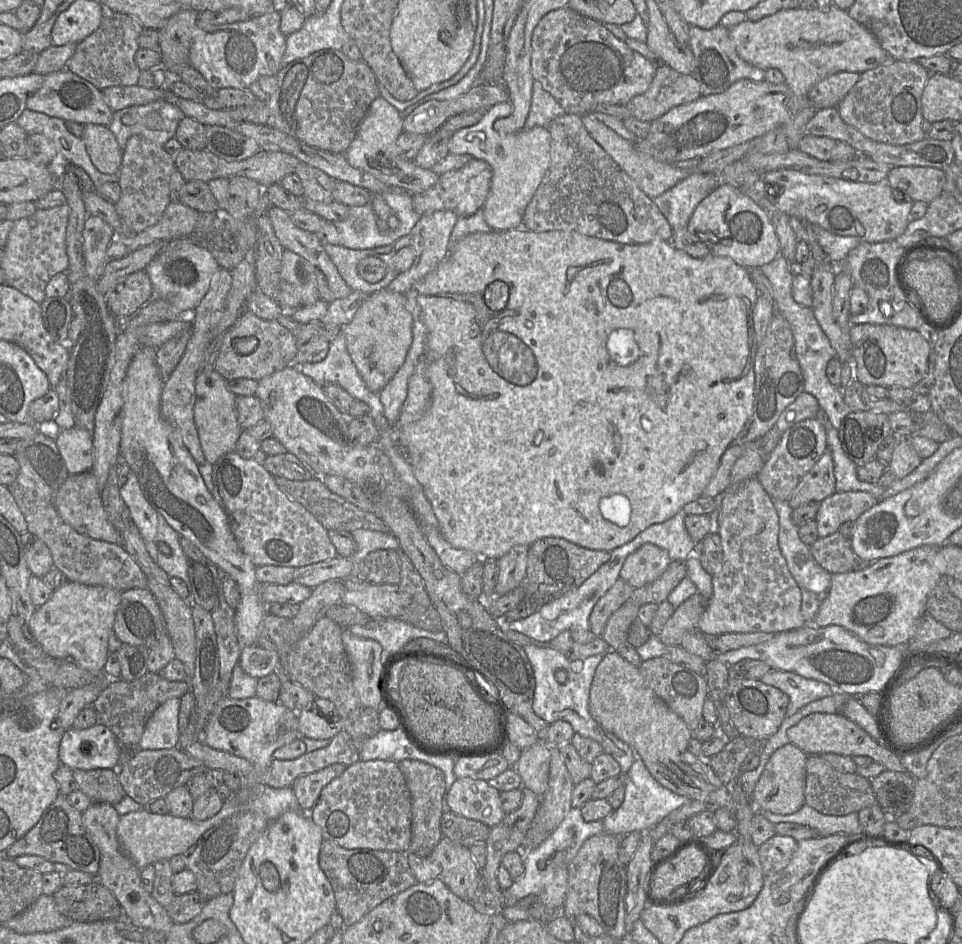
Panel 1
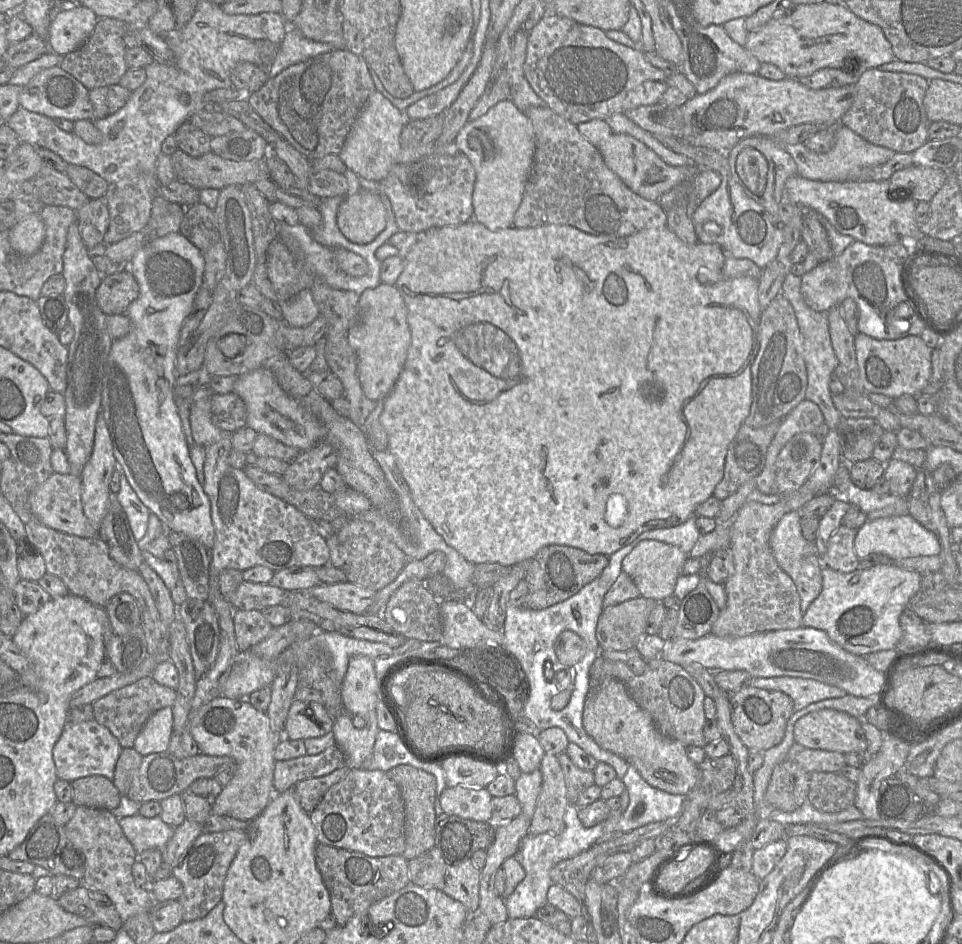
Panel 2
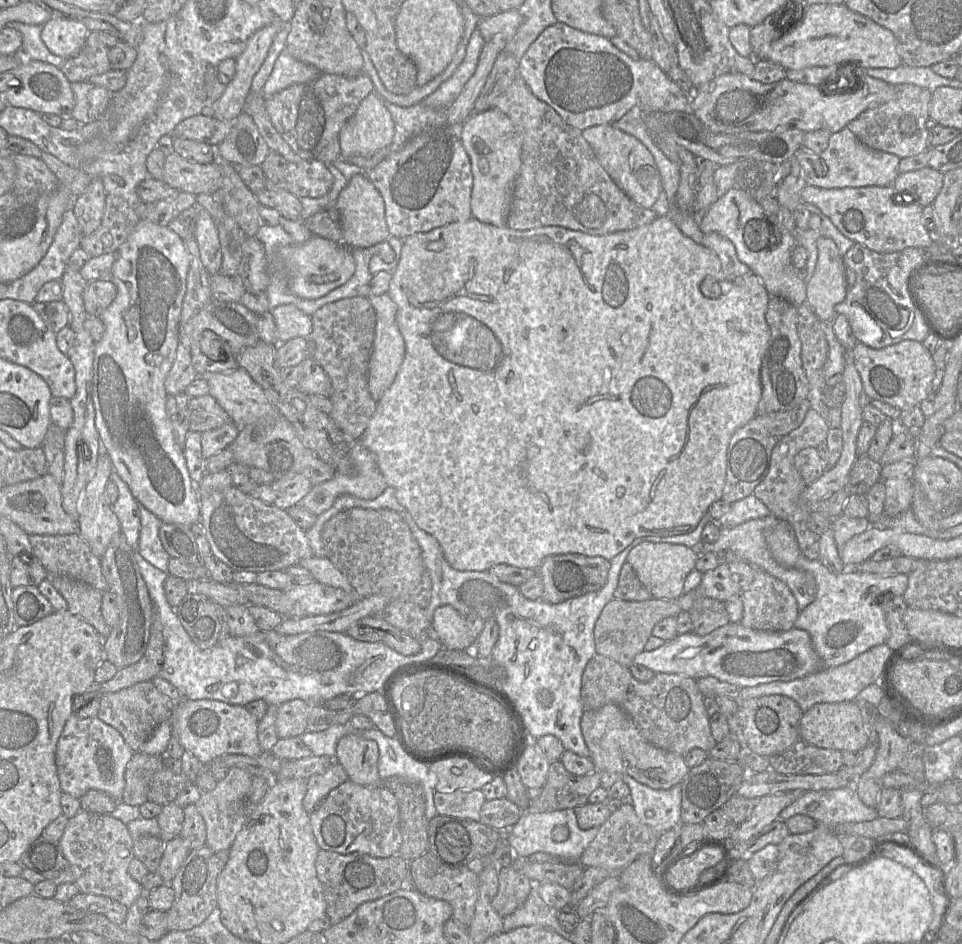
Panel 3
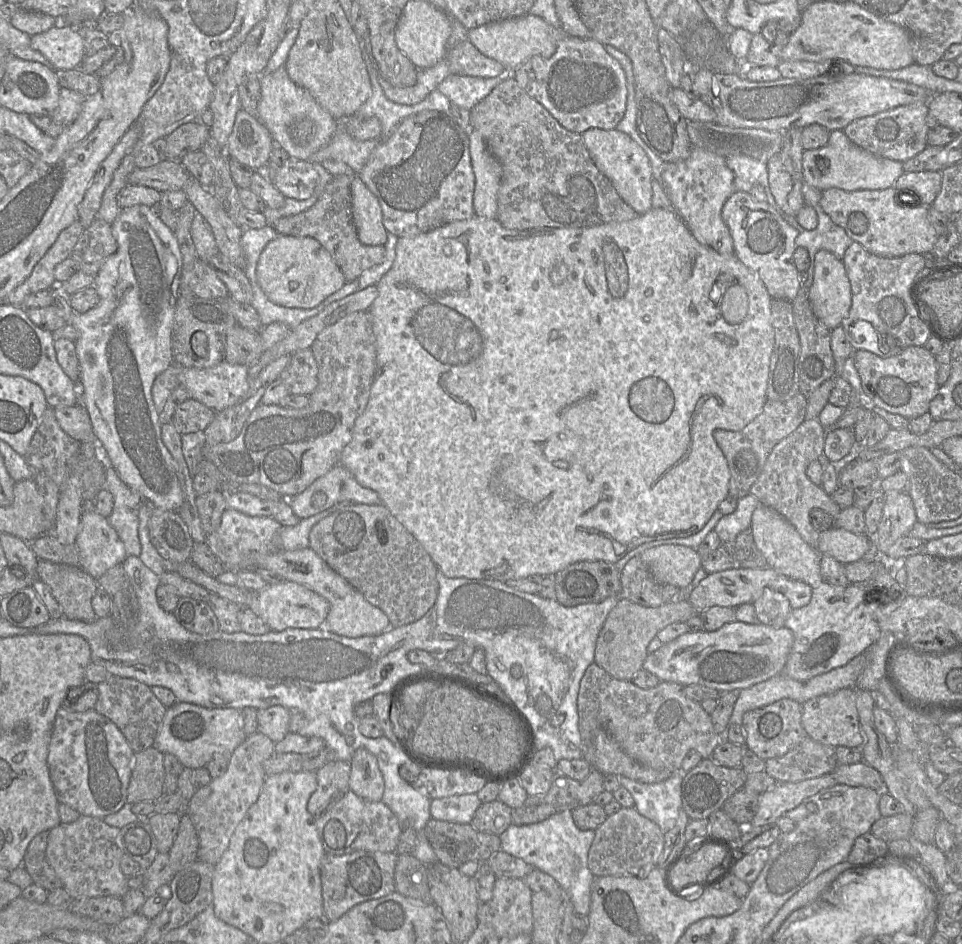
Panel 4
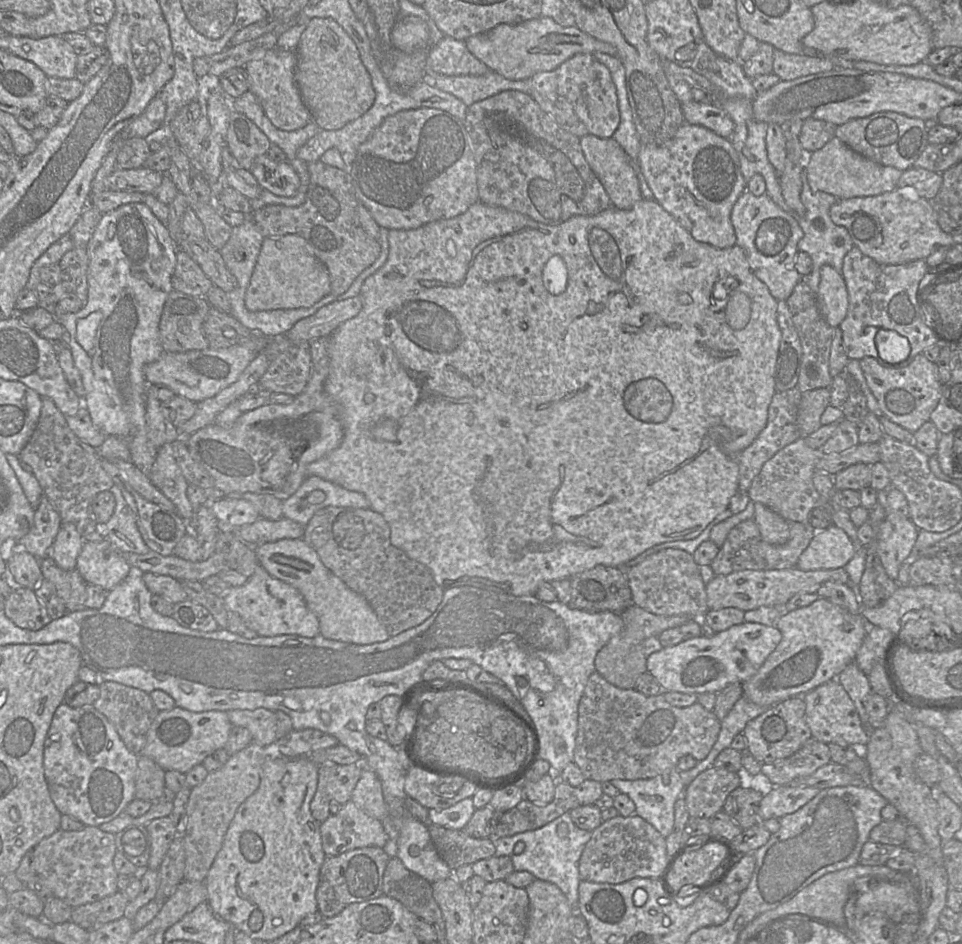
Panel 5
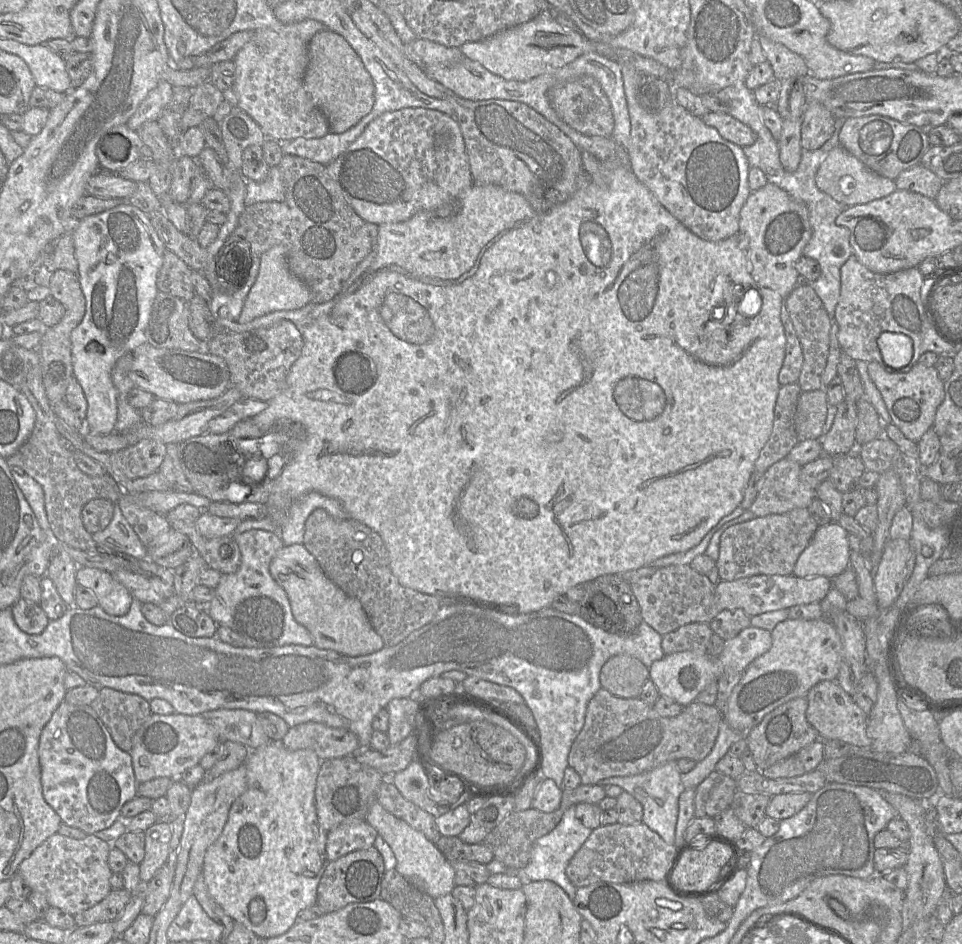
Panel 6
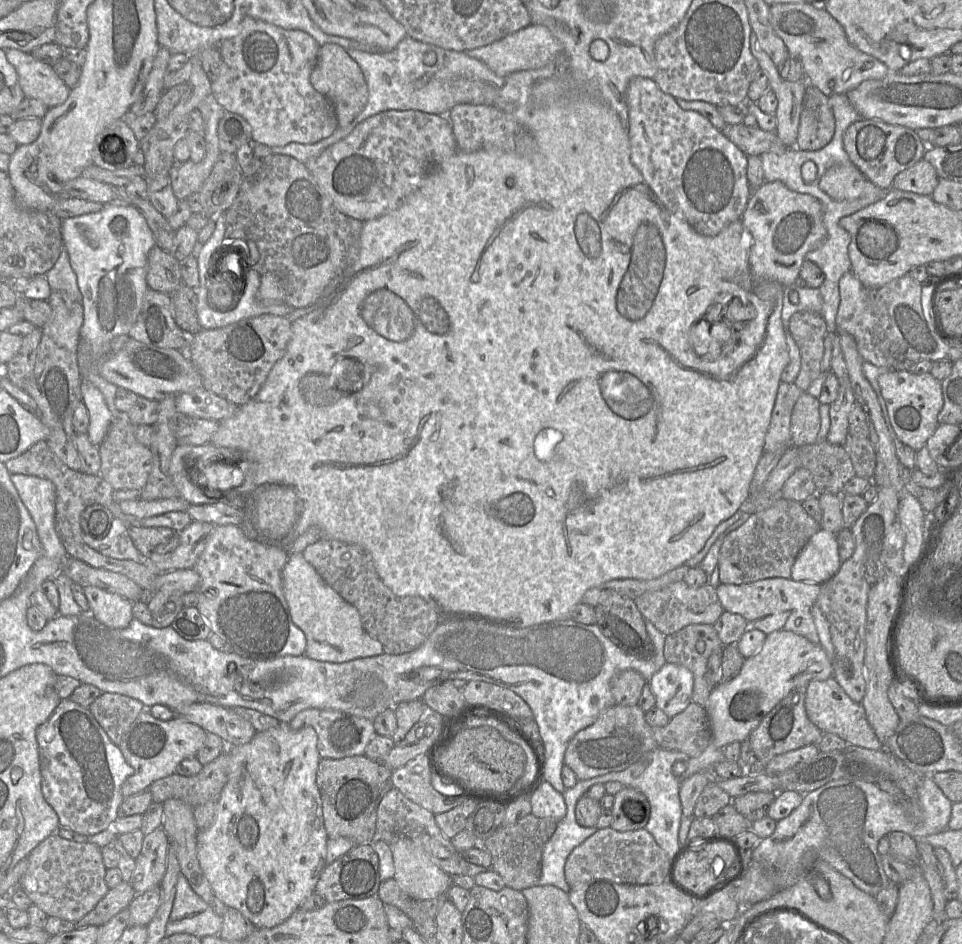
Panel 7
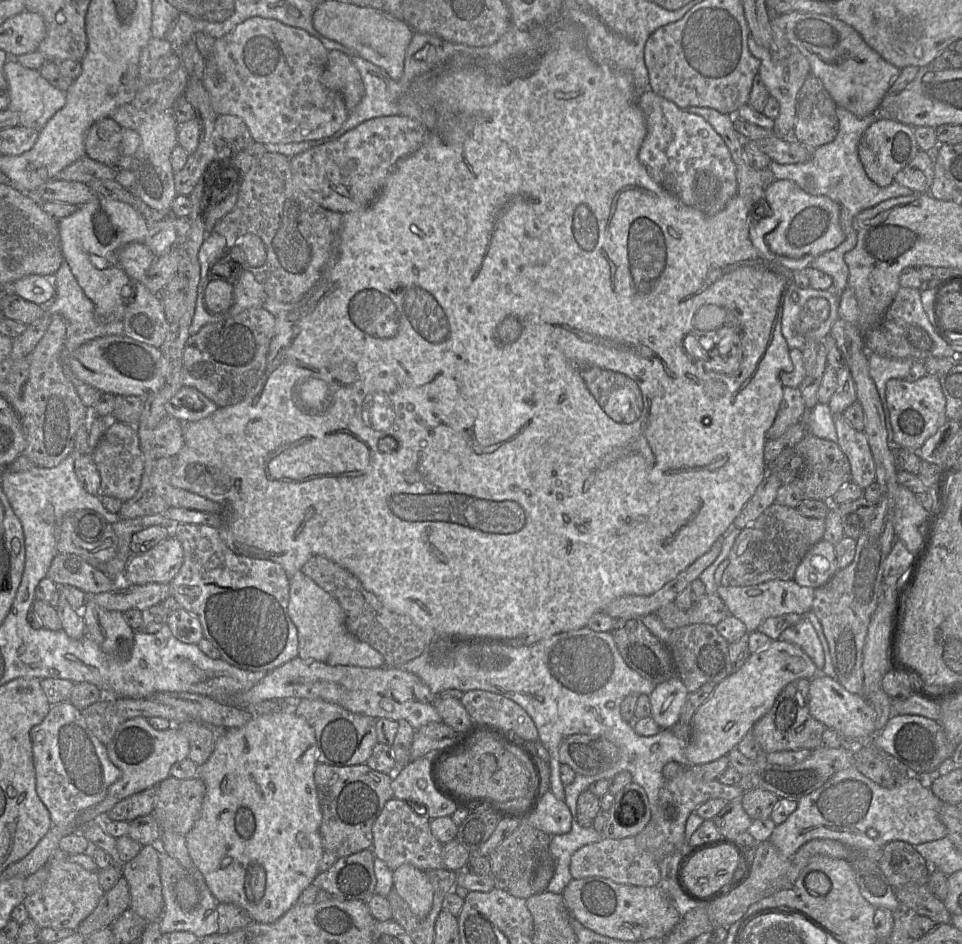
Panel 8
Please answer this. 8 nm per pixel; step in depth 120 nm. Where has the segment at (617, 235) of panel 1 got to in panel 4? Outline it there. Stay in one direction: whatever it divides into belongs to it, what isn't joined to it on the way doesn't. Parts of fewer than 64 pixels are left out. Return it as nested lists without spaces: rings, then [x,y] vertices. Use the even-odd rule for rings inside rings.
[[[512,73],[471,109],[470,128],[481,134],[502,167],[497,220],[503,227],[514,230],[586,228],[629,221],[639,215],[622,200],[609,179],[596,167],[582,135],[565,129],[544,106],[521,88]]]

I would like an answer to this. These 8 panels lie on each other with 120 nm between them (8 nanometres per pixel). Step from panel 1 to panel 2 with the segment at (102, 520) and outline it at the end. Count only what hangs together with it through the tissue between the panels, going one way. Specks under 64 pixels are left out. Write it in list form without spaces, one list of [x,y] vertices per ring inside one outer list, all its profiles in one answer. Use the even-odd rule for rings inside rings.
[[[53,472],[46,481],[30,493],[29,506],[33,515],[49,528],[81,538],[99,536],[99,530],[89,522],[83,510],[80,476]]]

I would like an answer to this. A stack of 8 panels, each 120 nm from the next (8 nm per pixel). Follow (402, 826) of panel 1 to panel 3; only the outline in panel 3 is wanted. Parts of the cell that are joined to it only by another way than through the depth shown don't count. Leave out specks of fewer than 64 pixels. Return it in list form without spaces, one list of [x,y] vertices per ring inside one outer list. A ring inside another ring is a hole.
[[[347,780],[328,794],[319,807],[310,814],[310,821],[322,850],[388,858],[399,855],[402,846],[398,801],[393,792],[382,783],[377,786],[361,786]]]

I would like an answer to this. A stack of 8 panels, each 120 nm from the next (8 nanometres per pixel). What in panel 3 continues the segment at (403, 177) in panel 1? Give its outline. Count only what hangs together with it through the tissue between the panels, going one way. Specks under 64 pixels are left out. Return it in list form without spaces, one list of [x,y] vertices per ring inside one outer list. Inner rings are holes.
[[[375,90],[359,104],[354,115],[345,123],[339,134],[341,158],[349,161],[354,156],[368,156],[388,147],[394,137],[394,121],[385,106],[385,99]]]

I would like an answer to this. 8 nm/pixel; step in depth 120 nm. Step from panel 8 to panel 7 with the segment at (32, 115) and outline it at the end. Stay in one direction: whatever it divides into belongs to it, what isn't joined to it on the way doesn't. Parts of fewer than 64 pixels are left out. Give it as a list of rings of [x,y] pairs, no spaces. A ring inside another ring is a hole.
[[[7,49],[5,53],[17,72],[25,97],[41,100],[49,108],[59,106],[67,100],[70,89],[52,66],[37,60],[32,53],[17,49]]]

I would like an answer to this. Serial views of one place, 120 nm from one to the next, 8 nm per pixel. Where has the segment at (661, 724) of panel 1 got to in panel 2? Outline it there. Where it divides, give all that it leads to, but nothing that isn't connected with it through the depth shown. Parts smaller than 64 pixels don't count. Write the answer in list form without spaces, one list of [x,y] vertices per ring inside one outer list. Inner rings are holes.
[[[608,678],[594,686],[590,683],[584,704],[583,727],[602,749],[635,766],[652,787],[670,794],[687,795],[696,786],[699,768],[687,756],[686,746],[663,736],[651,716],[637,705],[619,680]]]

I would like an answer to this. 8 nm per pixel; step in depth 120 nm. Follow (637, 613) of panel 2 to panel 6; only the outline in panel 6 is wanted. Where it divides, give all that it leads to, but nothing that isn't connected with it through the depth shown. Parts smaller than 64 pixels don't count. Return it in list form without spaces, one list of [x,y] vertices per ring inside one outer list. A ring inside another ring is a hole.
[[[628,654],[610,657],[602,666],[599,676],[601,686],[621,698],[637,698],[649,679],[649,668]]]

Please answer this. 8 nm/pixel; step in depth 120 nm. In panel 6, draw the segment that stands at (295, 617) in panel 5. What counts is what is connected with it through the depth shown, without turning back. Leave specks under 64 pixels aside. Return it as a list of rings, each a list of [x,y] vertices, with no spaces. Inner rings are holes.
[[[251,529],[231,535],[241,552],[241,563],[235,573],[222,574],[215,596],[206,605],[206,612],[219,626],[235,631],[243,640],[244,647],[273,648],[286,645],[313,645],[310,632],[299,624],[291,610],[285,590],[270,573],[270,564],[284,543],[275,532]]]

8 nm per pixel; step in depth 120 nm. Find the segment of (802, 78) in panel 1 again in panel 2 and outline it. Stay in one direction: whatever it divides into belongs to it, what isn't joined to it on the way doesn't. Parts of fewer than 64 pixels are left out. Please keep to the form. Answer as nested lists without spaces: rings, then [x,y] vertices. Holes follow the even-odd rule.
[[[842,3],[799,5],[791,14],[772,18],[765,25],[748,32],[744,48],[760,63],[773,64],[783,71],[786,77],[793,79],[812,75],[823,68],[845,69],[847,73],[859,72],[861,77],[865,71],[877,69],[895,59],[891,44],[882,29],[856,16]]]

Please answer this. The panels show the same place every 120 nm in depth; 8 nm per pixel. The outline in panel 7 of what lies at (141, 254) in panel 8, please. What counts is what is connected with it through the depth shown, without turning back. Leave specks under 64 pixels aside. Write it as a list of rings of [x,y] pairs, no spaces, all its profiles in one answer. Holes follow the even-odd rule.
[[[154,246],[148,255],[146,280],[150,289],[172,295],[184,284],[180,262],[169,252]]]

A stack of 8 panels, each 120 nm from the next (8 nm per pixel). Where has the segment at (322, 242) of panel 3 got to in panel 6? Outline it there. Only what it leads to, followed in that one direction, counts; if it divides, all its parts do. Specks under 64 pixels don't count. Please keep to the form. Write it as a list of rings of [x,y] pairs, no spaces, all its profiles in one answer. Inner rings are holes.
[[[275,245],[260,257],[259,272],[244,301],[239,321],[245,323],[271,312],[300,309],[310,301],[308,287],[289,271],[286,248],[283,245]]]

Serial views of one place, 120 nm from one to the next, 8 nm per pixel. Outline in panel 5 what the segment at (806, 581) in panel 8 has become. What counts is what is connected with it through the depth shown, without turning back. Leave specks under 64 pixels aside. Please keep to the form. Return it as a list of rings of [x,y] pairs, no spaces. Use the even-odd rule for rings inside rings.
[[[832,524],[815,532],[797,562],[803,571],[844,567],[855,555],[856,549],[844,530]]]

